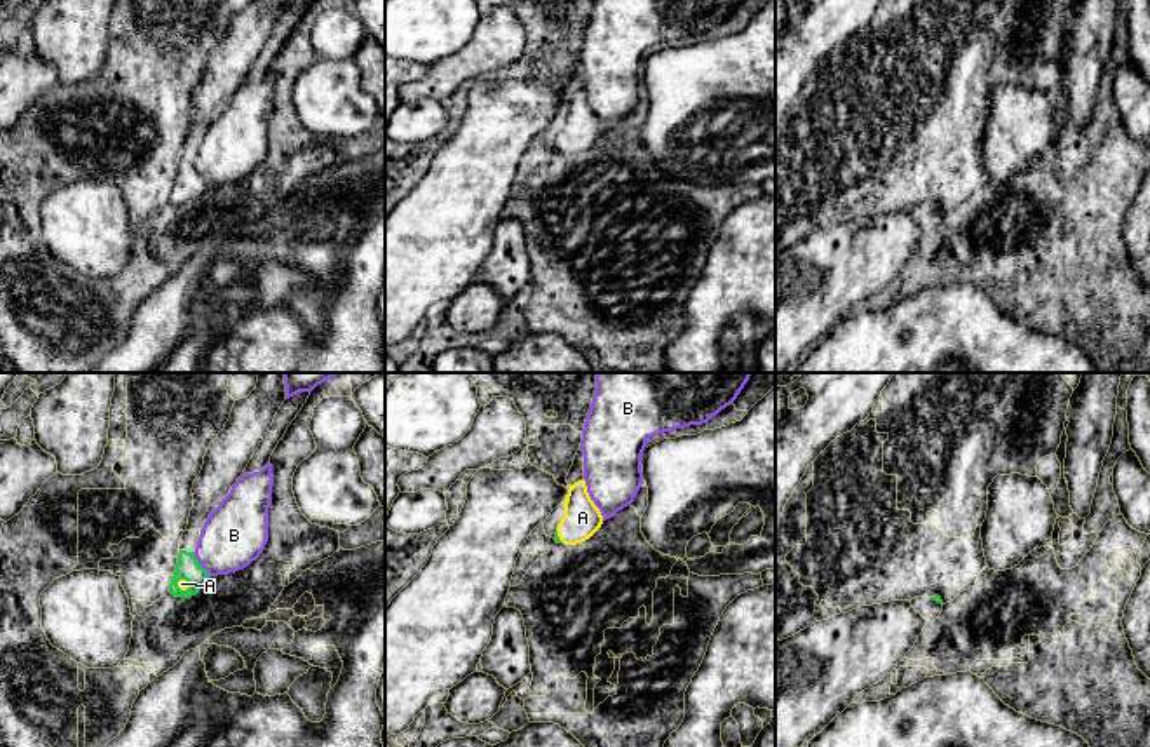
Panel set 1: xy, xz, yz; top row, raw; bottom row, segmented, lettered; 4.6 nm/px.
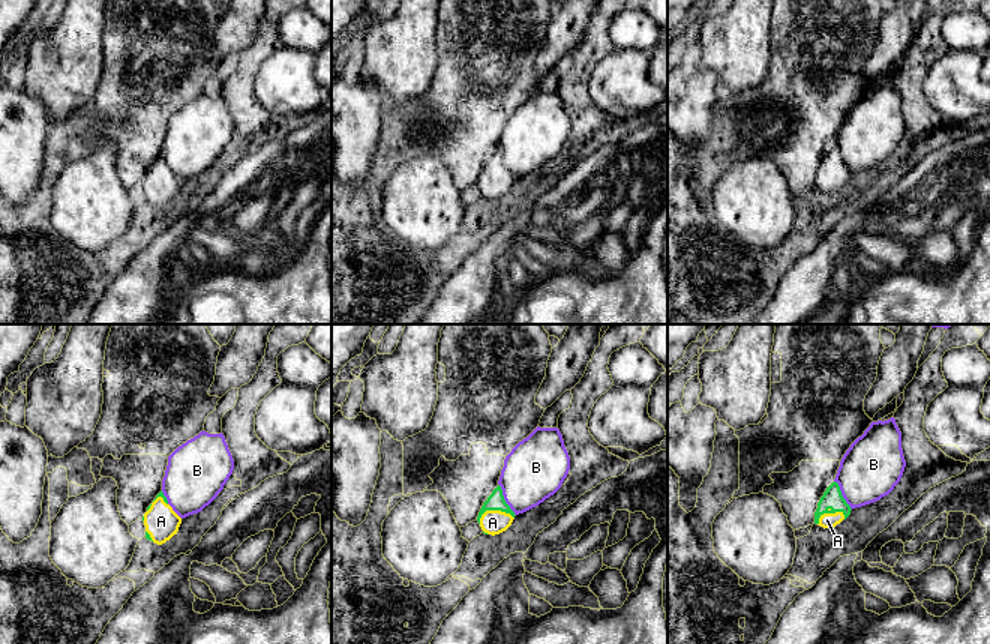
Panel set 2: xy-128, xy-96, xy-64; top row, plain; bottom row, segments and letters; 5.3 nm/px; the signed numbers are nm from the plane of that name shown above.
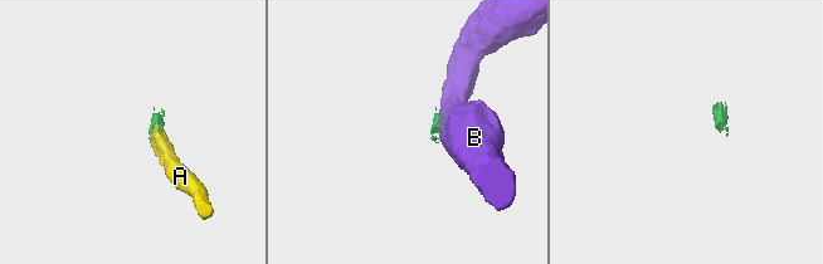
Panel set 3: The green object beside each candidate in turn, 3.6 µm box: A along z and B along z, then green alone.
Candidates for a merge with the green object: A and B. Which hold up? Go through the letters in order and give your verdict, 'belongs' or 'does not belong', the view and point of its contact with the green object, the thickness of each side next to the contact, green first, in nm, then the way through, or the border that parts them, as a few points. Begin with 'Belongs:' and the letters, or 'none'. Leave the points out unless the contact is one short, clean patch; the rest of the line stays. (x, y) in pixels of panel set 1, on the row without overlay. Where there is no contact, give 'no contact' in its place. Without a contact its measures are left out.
Belongs: A
A: belongs; contact xy (183, 188); calibres 110 and 50 nm; way xy (187, 178), (183, 188), (182, 194)
B: does not belong; contact xy (199, 174); calibres 110 and 300 nm; border xy (192, 162), (209, 185)

